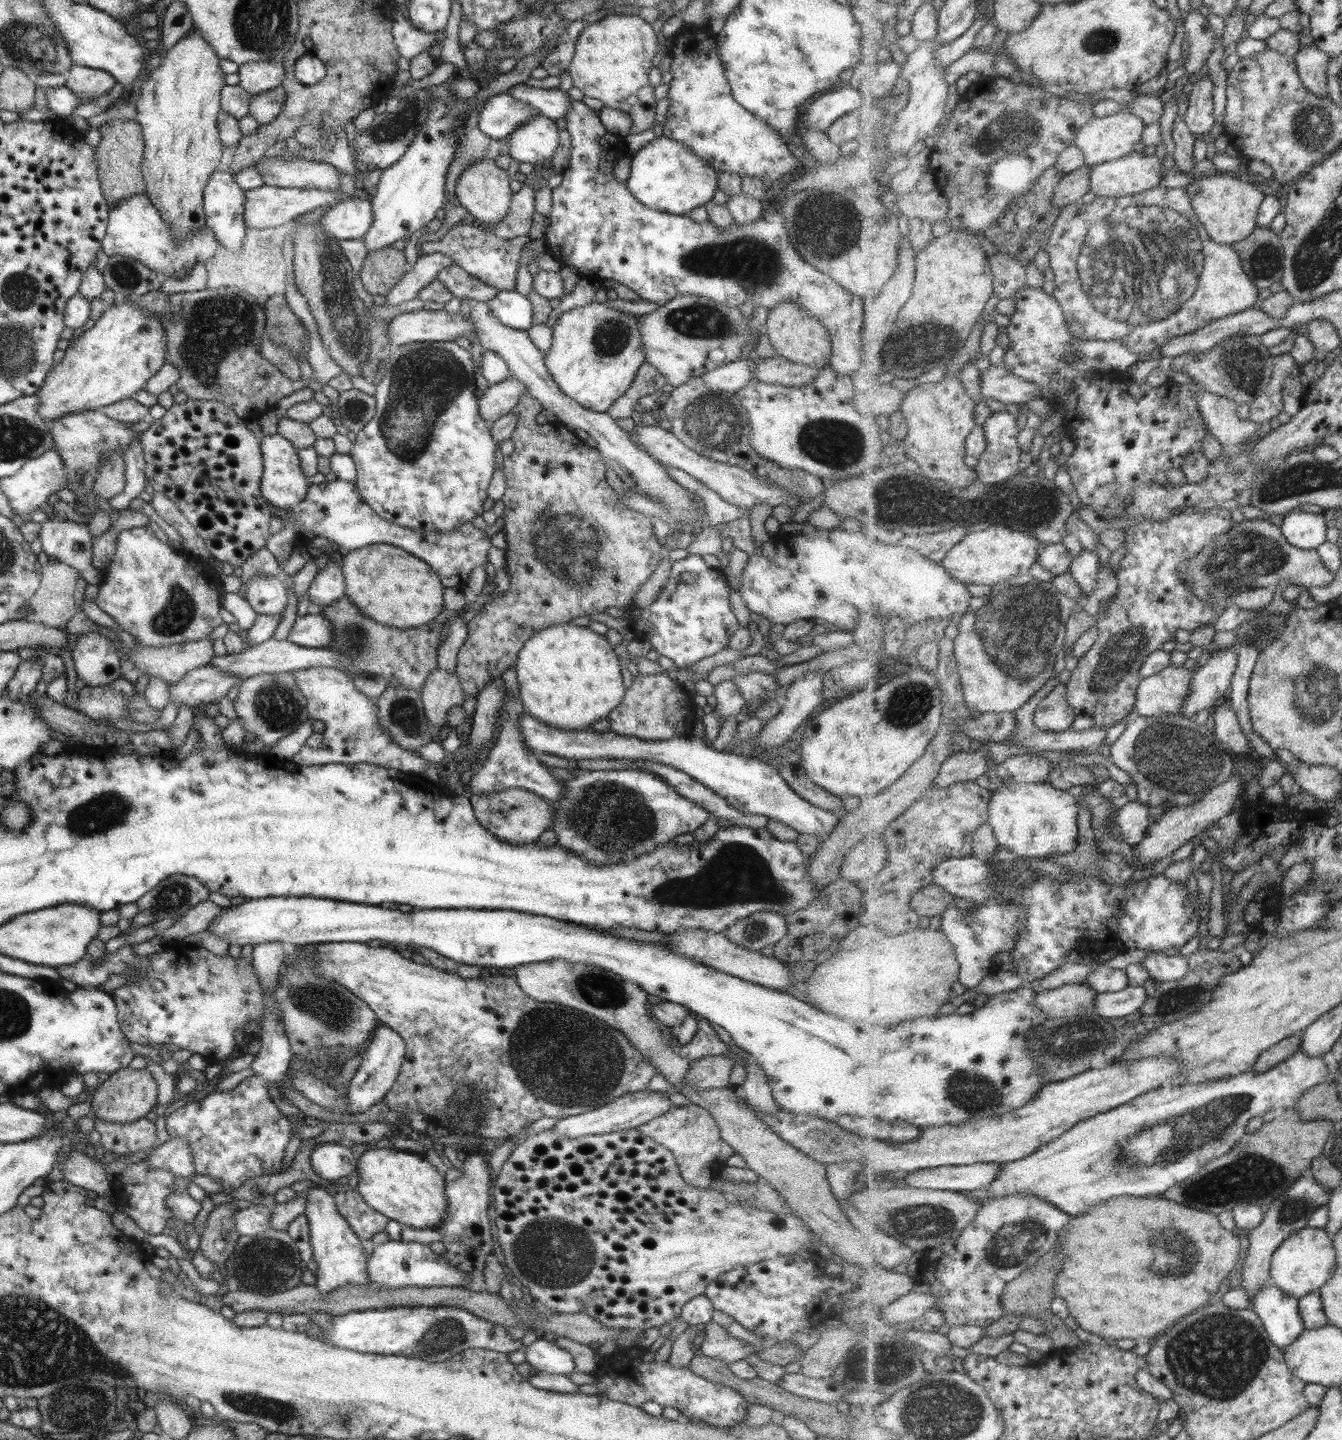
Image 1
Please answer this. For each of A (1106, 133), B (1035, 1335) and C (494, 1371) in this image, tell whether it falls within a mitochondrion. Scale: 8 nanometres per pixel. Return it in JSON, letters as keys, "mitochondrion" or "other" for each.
{"A":"other","B":"other","C":"other"}

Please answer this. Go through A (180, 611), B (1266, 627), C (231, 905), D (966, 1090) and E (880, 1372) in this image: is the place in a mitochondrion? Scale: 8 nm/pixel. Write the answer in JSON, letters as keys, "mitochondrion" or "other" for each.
{"A":"mitochondrion","B":"mitochondrion","C":"other","D":"mitochondrion","E":"mitochondrion"}

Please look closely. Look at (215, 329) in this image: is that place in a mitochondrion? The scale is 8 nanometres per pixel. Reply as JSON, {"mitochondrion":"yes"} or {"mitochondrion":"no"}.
{"mitochondrion":"yes"}

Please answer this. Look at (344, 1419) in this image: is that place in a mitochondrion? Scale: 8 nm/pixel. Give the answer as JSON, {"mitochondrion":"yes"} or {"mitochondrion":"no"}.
{"mitochondrion":"yes"}

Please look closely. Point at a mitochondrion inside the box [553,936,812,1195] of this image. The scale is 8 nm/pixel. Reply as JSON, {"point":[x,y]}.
{"point":[602,991]}

